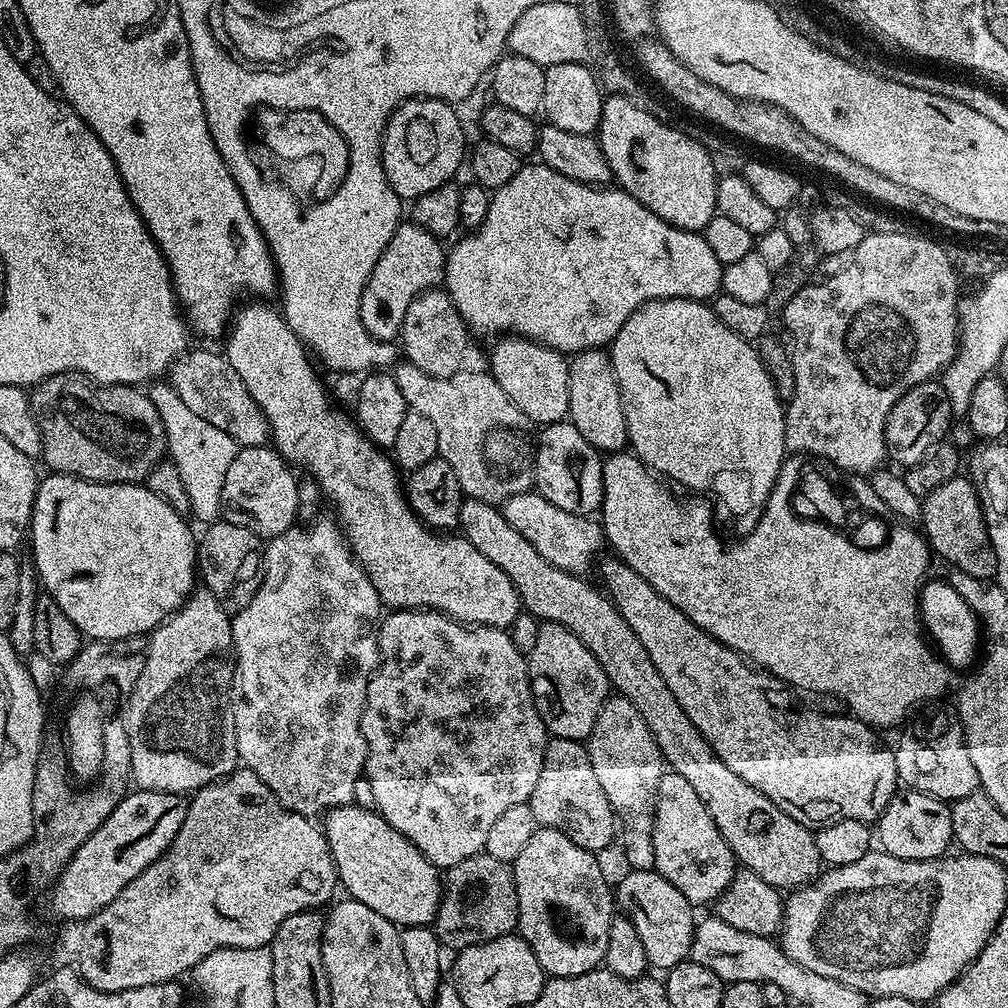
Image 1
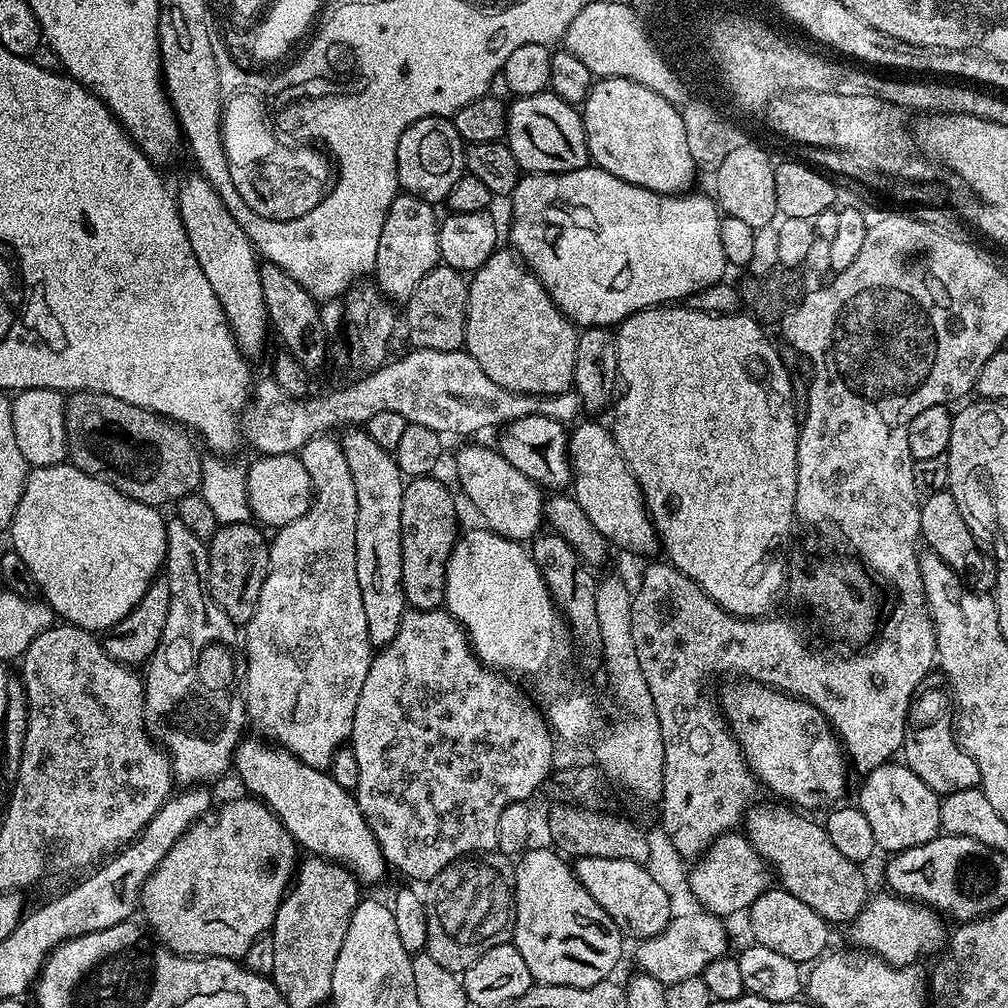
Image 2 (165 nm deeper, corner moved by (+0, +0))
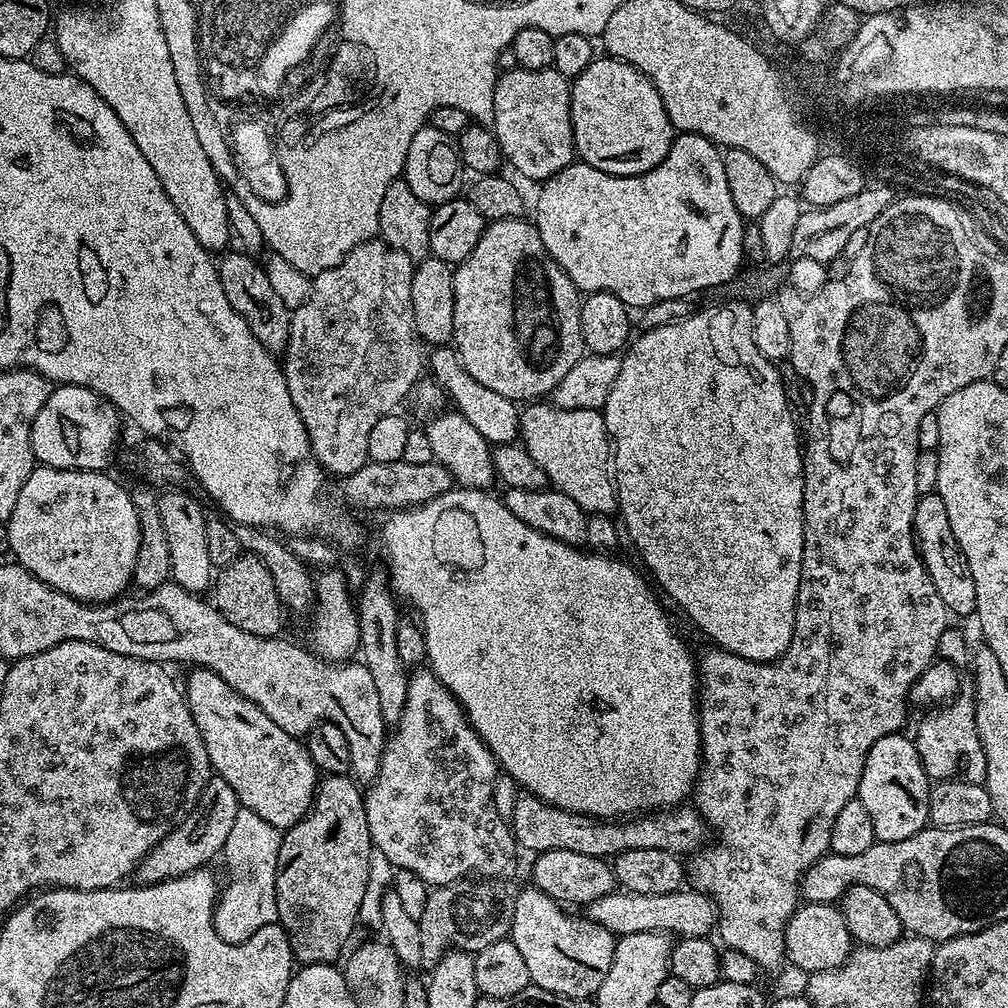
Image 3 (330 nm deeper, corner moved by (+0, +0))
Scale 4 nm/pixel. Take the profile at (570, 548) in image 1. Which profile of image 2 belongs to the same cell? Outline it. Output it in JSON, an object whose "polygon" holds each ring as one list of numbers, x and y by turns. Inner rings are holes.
{"polygon":[[476,442,465,443,468,445,456,452,456,476,460,479,461,490,468,495,469,502,476,507,477,514,484,519,481,521,493,532,497,532,499,536,531,538,537,535,542,528,542,513,544,510,540,485,534,483,530,478,526,478,526,474,522,474,522,470,514,470,514,466,510,466,510,462,506,462,506,458,495,447,487,448,484,444,472,443]]}

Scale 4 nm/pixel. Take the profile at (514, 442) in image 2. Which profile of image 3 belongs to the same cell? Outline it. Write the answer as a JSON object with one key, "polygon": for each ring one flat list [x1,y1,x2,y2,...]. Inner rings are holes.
{"polygon":[[433,347,426,360,426,368,431,379,443,388,445,397,451,403,452,400,456,403,453,404,455,411,464,415,466,422,470,422,470,426,474,426,474,430,478,430,478,434,486,438,489,446,517,443,520,435,520,412,517,401,502,398,502,394,494,394,494,390,486,390,486,386,474,382,474,378,470,378,468,371,461,366,455,347]]}

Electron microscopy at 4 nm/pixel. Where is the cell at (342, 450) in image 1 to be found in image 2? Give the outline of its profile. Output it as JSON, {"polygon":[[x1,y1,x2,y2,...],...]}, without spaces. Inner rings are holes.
{"polygon":[[193,174,186,177,181,182,180,189,175,189,174,195,186,238,190,238,190,250,194,250,194,258,198,258,202,274,206,274,218,302,222,302,222,310,241,354,246,358,253,358,263,350,264,343,270,337,266,302,262,302,258,253,246,230,238,226,234,214,226,210,226,202,218,198,214,186,210,186,204,176]]}

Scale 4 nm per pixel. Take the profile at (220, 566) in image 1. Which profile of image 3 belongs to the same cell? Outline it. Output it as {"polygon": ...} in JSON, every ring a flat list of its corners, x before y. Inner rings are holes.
{"polygon":[[241,554,219,569,214,580,214,603,216,609,238,630,259,636,280,636,284,624,285,609,275,589,275,580,270,570,263,565,258,556]]}

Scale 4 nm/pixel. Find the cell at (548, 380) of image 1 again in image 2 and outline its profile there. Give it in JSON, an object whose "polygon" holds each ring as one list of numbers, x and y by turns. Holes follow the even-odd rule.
{"polygon":[[497,247,483,266,471,273,463,351,469,352,498,386,531,396,569,391,579,337,576,325,558,310,542,282,511,247]]}

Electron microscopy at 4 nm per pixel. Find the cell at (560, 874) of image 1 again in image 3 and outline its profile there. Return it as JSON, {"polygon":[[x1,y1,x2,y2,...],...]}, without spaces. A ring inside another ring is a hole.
{"polygon":[[527,886,517,891,512,905,512,930,510,939,518,946,518,954,526,962,529,981,535,987,553,992,559,996,568,996,572,1000,586,1000,595,997,598,986,602,986,602,978,610,974,610,962,614,958,617,937,610,930,598,926,593,920,571,916,560,901,547,896,534,886]]}

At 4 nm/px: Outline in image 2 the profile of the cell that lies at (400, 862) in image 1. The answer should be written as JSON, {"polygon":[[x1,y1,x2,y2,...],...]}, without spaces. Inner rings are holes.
{"polygon":[[244,738,236,745,234,772,240,775,245,793,263,800,305,853,343,864,361,885,378,883,386,861,355,795,338,786,325,769,306,766,285,748,255,739]]}

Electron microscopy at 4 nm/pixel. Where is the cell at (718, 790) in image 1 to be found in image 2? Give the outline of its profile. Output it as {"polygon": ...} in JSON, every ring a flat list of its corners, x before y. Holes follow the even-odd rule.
{"polygon":[[757,803,749,808,742,821,743,831,754,850,758,850,760,857,768,863,779,887,794,894,794,898,806,902,806,906,810,906,810,910,827,920,829,925,851,925,870,899,868,880,863,872,865,869,850,862,850,858,846,858,835,848,823,823,815,824,808,817,811,815,776,804]]}

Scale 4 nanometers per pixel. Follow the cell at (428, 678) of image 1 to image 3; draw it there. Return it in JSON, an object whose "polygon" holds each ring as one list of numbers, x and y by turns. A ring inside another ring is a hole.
{"polygon":[[416,670,408,677,408,689,406,690,406,710,402,710,402,718,391,729,390,735,384,742,384,753,378,774,367,785,364,792,364,809,366,810,366,822,370,826,370,838,372,847,377,853,380,852,393,864,393,869,402,872,413,872,422,878,429,886,439,886,442,884,455,884,467,872,472,872,475,868,488,868,487,875,492,878,507,877,507,872,516,864,516,852,518,845,512,837,512,829,509,821,503,820,494,810,494,786,498,775,498,765,494,754,480,740,471,724,468,723,468,715,465,714,463,706,456,701,454,694,446,690,444,683,430,670]]}

